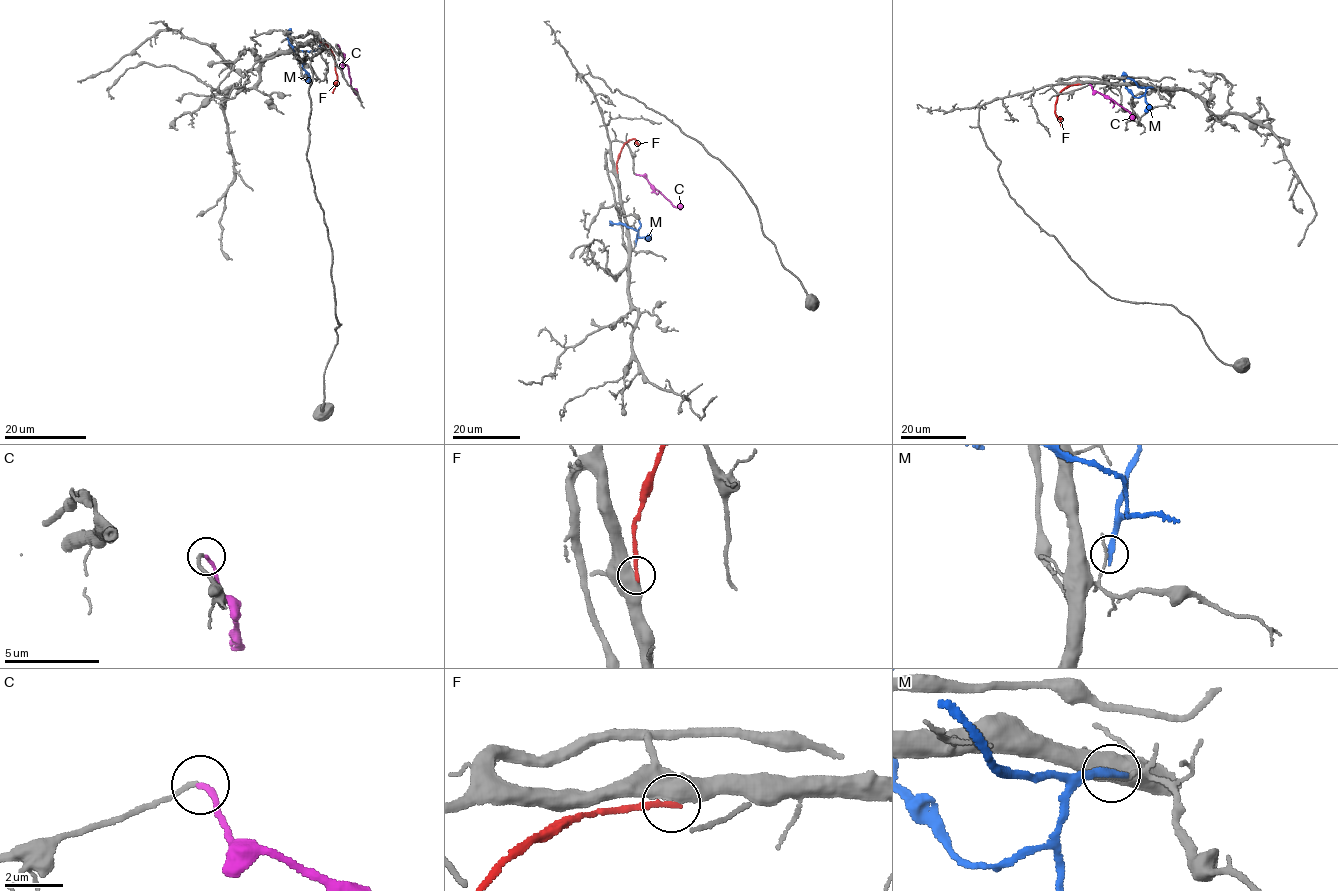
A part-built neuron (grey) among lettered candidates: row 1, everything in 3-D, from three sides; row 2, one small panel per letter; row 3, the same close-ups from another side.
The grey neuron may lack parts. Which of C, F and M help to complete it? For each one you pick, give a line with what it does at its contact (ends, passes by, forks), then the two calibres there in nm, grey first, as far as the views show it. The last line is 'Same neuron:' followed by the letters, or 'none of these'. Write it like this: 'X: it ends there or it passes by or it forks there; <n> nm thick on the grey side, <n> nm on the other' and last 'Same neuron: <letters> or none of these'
C: it ends there; 150 nm thick on the grey side, 200 nm on the other
Same neuron: C

